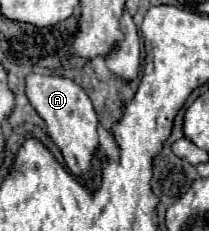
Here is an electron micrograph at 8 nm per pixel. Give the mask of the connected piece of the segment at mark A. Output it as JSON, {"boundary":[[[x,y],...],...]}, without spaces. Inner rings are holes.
{"boundary":[[[30,73],[26,77],[26,95],[32,103],[32,107],[38,111],[38,115],[44,119],[46,129],[54,143],[60,147],[66,165],[74,175],[88,177],[90,173],[90,161],[94,157],[94,151],[98,147],[98,117],[94,113],[94,107],[84,93],[84,89],[74,83],[72,79],[58,77],[58,75],[36,75]]]}

